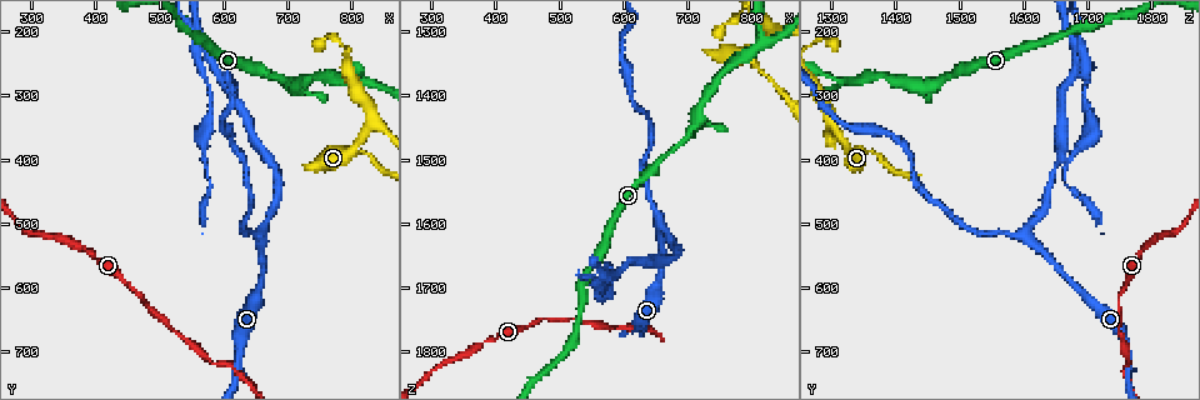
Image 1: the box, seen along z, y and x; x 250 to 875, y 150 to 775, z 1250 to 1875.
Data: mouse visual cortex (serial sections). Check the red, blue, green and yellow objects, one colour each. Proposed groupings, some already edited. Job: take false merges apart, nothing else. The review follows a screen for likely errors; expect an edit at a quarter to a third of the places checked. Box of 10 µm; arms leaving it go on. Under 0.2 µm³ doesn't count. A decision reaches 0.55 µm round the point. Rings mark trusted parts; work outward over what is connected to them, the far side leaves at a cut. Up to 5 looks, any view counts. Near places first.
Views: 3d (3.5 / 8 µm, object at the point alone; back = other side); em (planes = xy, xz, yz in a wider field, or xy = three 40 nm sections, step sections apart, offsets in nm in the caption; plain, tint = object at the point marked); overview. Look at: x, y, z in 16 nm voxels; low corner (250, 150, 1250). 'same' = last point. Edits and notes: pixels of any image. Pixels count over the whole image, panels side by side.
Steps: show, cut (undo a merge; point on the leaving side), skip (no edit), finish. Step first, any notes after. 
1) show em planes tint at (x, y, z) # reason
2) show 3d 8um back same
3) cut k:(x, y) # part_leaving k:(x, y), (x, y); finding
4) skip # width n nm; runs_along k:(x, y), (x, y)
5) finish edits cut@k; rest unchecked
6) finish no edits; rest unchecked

show 3d 3.5um at (660, 520, 1605)

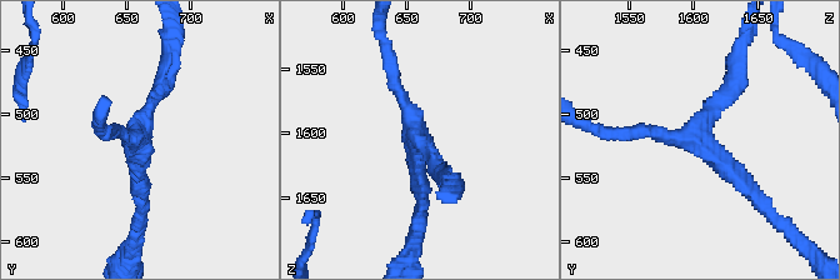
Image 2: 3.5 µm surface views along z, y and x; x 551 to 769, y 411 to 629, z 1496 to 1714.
show em xy step 5 tint at (658, 518, 1606) # arms 3; arm_widths 150, 200, 200 nm

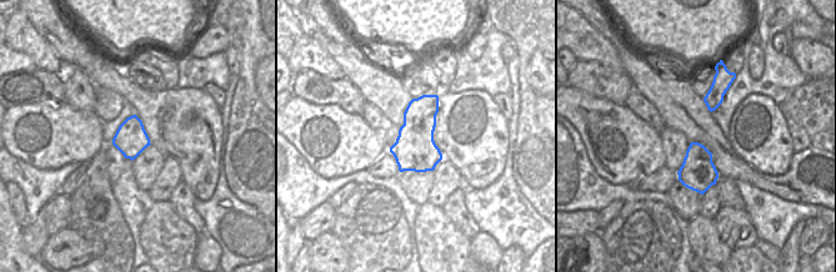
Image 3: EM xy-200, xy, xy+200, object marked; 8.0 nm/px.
skip # runs_along 2:(143, 198), (139, 121), (165, 71); one cell here

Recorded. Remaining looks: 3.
show 3d 3.5um at (525, 665, 1745) # narrows sharply

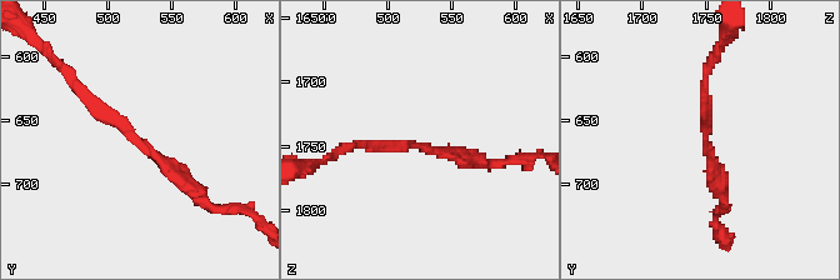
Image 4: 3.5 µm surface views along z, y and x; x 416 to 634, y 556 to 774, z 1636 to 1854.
show em planes tint at (522, 666, 1750) # shape alone is not enough

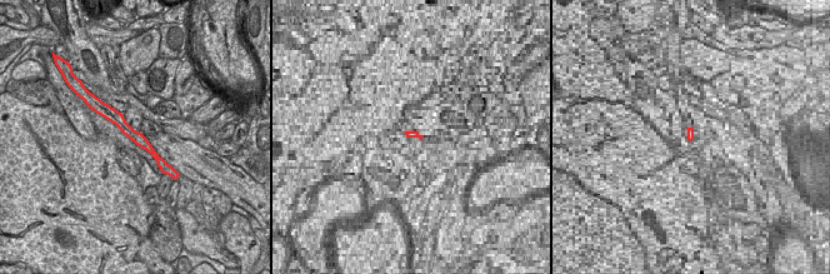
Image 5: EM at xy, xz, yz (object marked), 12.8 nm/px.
skip # runs_along 4:(74, 81), (200, 193); one cell here

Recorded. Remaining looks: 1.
finish no edits; rest unchecked

